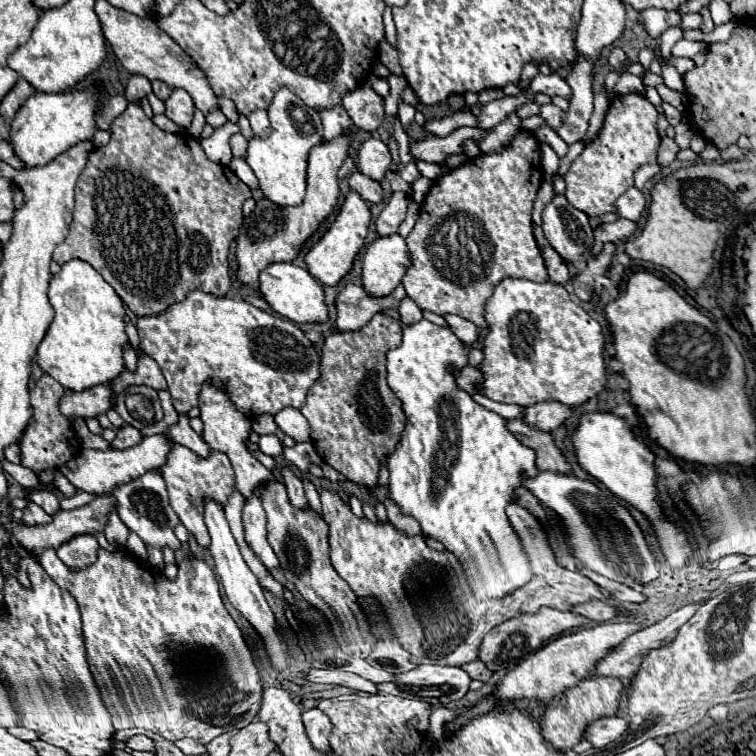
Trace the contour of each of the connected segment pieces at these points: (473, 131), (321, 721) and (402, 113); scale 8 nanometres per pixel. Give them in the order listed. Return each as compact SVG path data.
M460 127L456 131L452 131L446 137L436 137L430 135L424 141L416 141L412 143L412 157L416 161L432 161L432 163L444 163L446 157L456 155L456 153L464 153L464 143L468 139L480 143L486 137L486 129L480 127Z
M314 707L314 709L304 711L302 721L304 721L306 733L308 733L312 745L316 745L316 749L324 749L324 753L328 753L328 749L330 749L328 737L330 737L330 731L332 731L332 723L330 723L328 715Z
M400 103L398 119L400 119L400 123L402 123L402 129L404 129L404 131L408 131L410 123L414 121L414 113L416 113L416 109L414 109L412 105L408 105L408 103Z

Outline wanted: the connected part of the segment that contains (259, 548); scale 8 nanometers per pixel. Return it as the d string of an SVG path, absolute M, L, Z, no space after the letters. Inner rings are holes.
M254 491L252 497L246 499L244 511L242 511L242 521L244 521L244 533L246 533L246 543L250 549L256 553L256 557L268 567L268 569L280 569L280 561L270 547L266 539L266 511L262 507L260 495Z

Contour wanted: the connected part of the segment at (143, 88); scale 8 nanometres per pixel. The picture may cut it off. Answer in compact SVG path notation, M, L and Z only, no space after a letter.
M130 77L130 83L126 85L126 93L124 93L124 97L128 99L128 101L132 101L132 103L138 103L140 99L144 99L148 93L152 91L152 87L150 87L150 81L146 79L146 77Z

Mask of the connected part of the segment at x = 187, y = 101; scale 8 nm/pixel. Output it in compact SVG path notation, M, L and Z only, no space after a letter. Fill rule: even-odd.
M174 89L166 101L166 117L180 127L190 127L194 117L194 101L184 89Z

